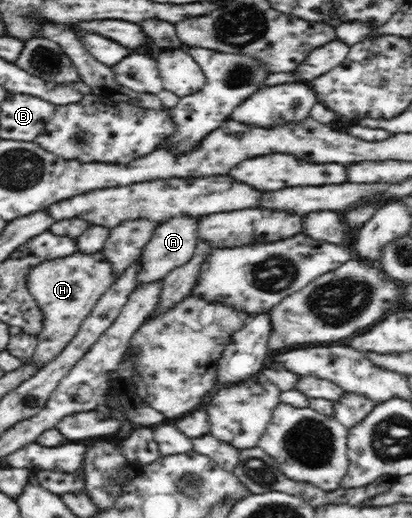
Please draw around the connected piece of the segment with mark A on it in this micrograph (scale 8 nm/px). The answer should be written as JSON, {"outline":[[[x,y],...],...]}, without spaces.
{"outline":[[[184,214],[173,217],[155,228],[151,239],[145,244],[140,255],[141,267],[137,274],[137,286],[162,280],[175,267],[185,265],[193,257],[198,243],[196,238],[198,236],[198,221],[199,218]]]}

